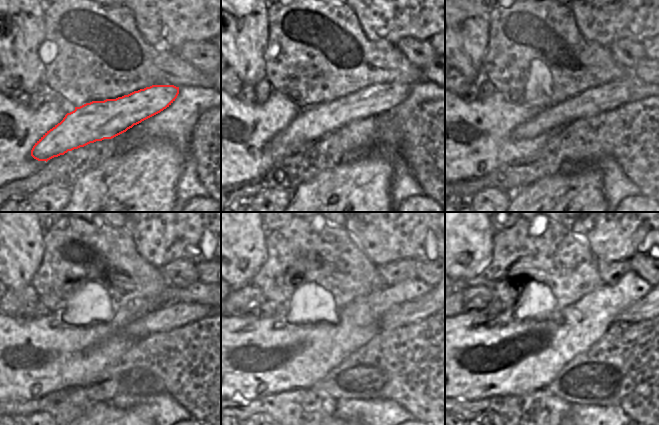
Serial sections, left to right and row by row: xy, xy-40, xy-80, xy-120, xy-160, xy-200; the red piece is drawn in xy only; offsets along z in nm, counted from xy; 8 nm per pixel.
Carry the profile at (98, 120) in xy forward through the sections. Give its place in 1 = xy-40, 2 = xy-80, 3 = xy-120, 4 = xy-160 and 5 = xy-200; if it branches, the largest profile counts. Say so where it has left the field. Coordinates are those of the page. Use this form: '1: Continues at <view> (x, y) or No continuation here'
1: Continues at xy-40 (312, 123)
2: Continues at xy-80 (593, 101)
3: Continues at xy-120 (166, 318)
4: Continues at xy-160 (423, 307)
5: Continues at xy-200 (648, 307)

